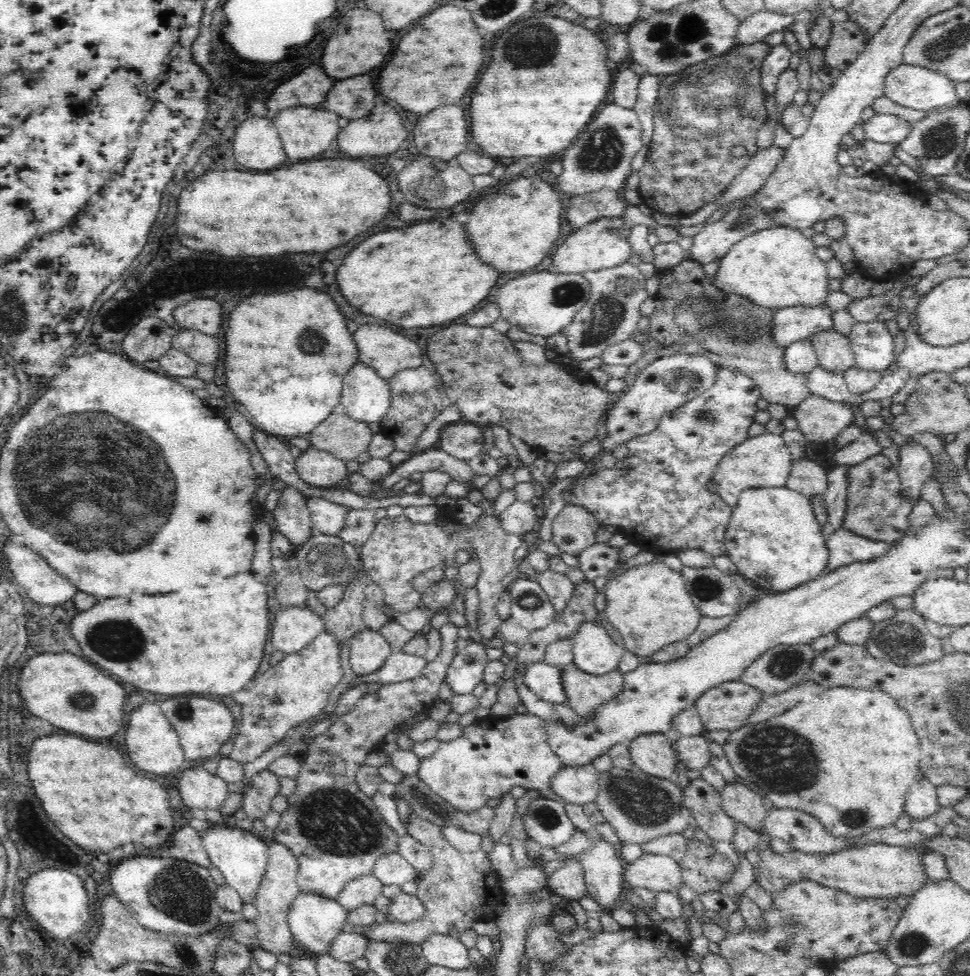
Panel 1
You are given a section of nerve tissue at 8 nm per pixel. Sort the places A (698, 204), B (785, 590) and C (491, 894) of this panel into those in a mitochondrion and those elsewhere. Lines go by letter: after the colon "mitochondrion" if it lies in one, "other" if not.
A: other
B: other
C: other

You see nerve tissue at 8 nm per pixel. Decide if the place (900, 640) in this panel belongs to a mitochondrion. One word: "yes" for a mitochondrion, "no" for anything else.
yes

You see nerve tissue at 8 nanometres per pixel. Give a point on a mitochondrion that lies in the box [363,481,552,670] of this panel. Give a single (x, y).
(528, 599)

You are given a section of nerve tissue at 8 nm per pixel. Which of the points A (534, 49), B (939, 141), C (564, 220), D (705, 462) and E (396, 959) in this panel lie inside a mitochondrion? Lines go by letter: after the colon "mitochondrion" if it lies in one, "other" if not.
A: mitochondrion
B: mitochondrion
C: other
D: other
E: mitochondrion

